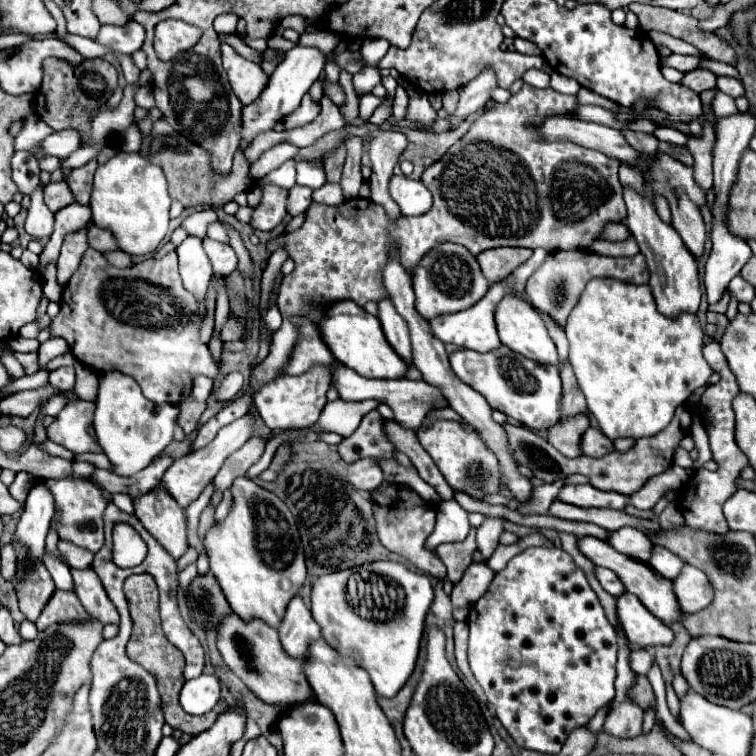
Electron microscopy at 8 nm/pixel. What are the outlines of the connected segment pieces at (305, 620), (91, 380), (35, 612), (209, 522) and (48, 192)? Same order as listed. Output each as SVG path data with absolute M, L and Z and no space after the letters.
M299 594L287 606L279 636L285 652L291 652L291 656L303 656L309 650L309 644L321 638L321 626L313 620L311 610Z
M75 360L73 368L77 374L77 384L75 384L73 392L77 392L79 398L83 398L83 400L95 400L97 398L97 386L99 386L97 372L83 366L79 360Z
M21 558L15 574L15 590L17 590L21 612L25 614L25 618L35 622L43 606L55 592L55 584L43 564Z
M205 508L203 512L201 512L201 518L199 518L199 528L197 528L197 534L199 534L199 538L203 540L203 536L205 536L205 530L209 530L211 526L213 526L213 514L215 514L215 510L213 508Z
M51 182L45 186L45 204L51 212L57 212L71 202L73 202L73 194L69 194L67 182L57 182L57 184Z

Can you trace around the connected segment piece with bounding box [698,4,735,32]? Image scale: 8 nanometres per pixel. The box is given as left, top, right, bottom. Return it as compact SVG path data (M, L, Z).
M718 5L713 16L708 20L701 20L698 22L698 27L704 32L713 32L728 23L729 17L735 12L727 12L725 5Z

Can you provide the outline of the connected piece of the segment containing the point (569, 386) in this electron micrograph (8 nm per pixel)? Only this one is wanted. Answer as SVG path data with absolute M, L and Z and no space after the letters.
M569 360L563 362L561 366L561 380L563 380L563 416L569 416L569 414L577 414L577 412L583 412L587 408L585 404L585 396L577 384L577 378L575 378L575 372L573 372L573 366L569 364Z

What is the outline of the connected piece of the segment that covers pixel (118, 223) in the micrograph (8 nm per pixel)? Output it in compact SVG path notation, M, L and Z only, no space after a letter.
M121 150L97 168L89 204L93 222L101 228L113 230L119 248L127 254L155 252L169 230L171 198L167 194L165 174L159 166L151 164L137 152Z

